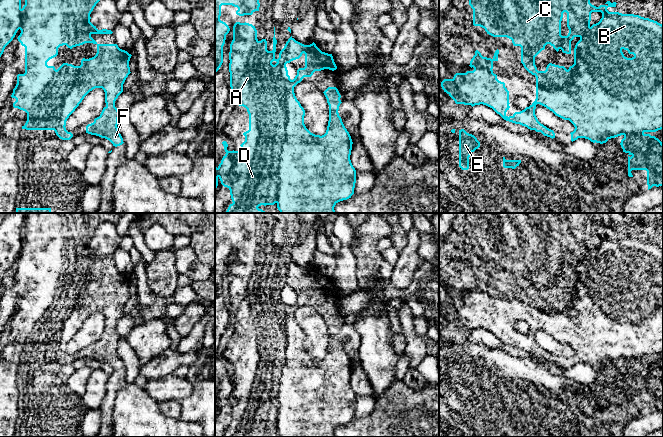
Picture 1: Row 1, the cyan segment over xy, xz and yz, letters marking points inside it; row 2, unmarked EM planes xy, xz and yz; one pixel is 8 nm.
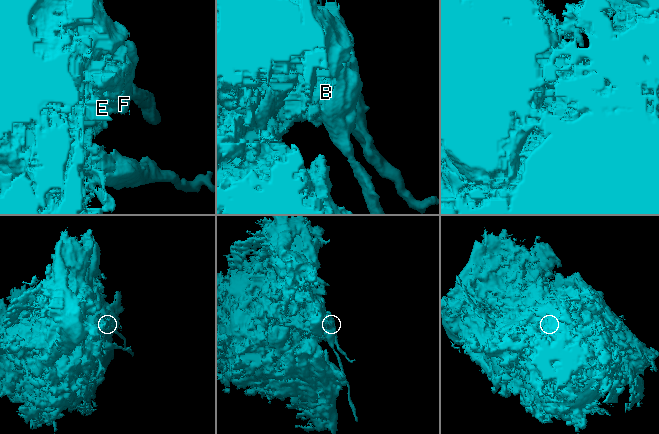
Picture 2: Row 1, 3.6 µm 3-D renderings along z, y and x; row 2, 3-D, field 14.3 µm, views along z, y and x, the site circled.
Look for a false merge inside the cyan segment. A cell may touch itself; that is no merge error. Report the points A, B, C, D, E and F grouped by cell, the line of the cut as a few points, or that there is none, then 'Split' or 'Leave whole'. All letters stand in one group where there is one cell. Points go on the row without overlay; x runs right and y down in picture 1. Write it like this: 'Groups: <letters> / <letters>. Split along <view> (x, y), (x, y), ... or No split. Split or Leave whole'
Groups: A C D E / B F. Split along xz (297, 328), (278, 384), (275, 426). Split

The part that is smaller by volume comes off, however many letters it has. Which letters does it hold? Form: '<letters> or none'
B, F

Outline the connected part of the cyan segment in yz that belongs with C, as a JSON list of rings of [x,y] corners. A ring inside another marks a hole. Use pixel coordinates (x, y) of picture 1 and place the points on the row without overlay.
[[[457,213],[457,218],[460,220],[469,221],[469,229],[473,233],[473,249],[480,250],[485,253],[487,258],[493,261],[507,261],[512,264],[514,270],[521,271],[521,287],[524,292],[536,301],[536,323],[529,330],[520,336],[515,336],[512,340],[507,340],[506,336],[509,334],[509,315],[505,311],[505,307],[497,303],[497,299],[493,297],[493,286],[498,285],[499,274],[494,277],[493,282],[483,281],[481,277],[476,274],[475,279],[470,285],[470,291],[474,292],[473,295],[467,295],[466,297],[456,297],[452,303],[444,303],[441,306],[441,311],[456,328],[471,329],[486,329],[492,332],[497,338],[499,338],[504,344],[520,348],[527,351],[530,354],[541,356],[544,360],[555,362],[553,354],[547,352],[541,348],[536,339],[536,329],[540,328],[550,335],[554,336],[556,331],[563,331],[567,328],[569,319],[575,316],[575,305],[577,298],[575,296],[569,296],[564,290],[555,289],[549,287],[545,295],[538,295],[535,289],[535,281],[545,273],[547,268],[550,268],[557,276],[561,273],[563,277],[571,278],[571,265],[575,261],[581,261],[581,259],[589,253],[592,236],[601,236],[602,241],[614,240],[619,241],[624,238],[619,236],[609,236],[608,231],[616,231],[616,226],[611,227],[607,225],[604,229],[596,231],[590,227],[589,213]],[[563,237],[567,237],[567,251],[569,257],[567,260],[561,259],[561,245]]]

